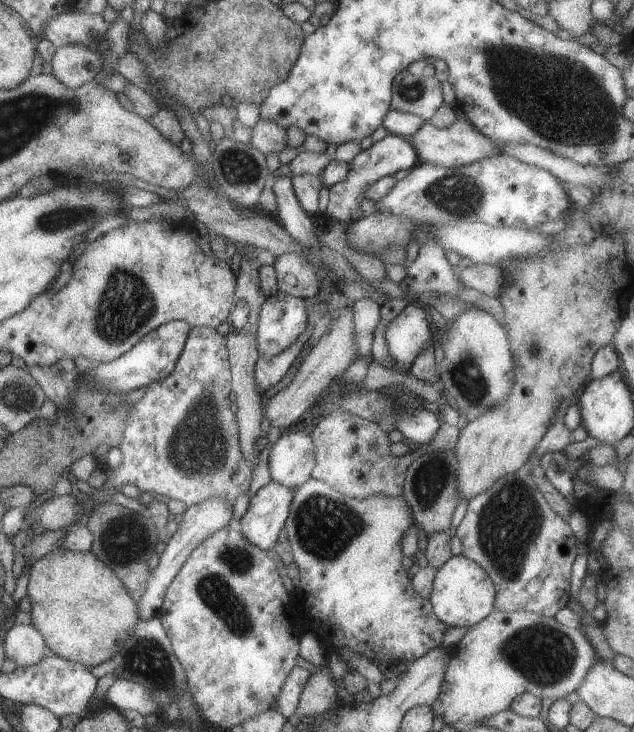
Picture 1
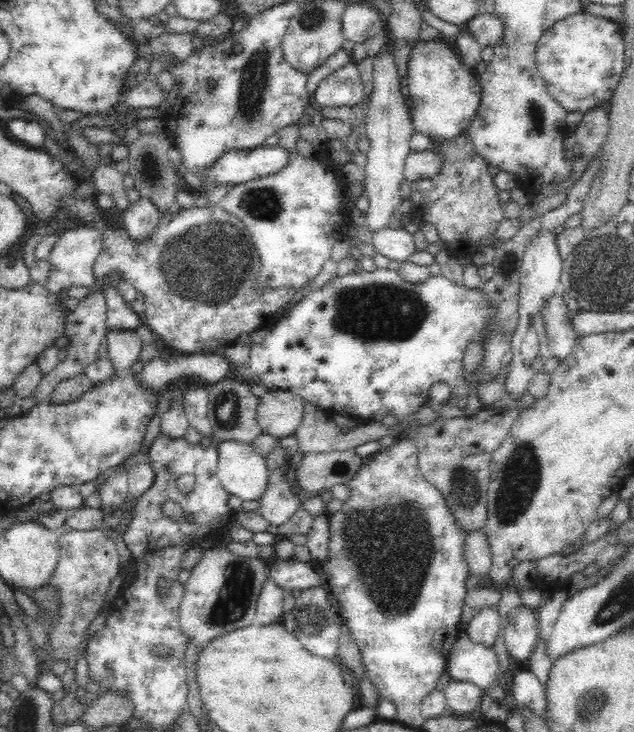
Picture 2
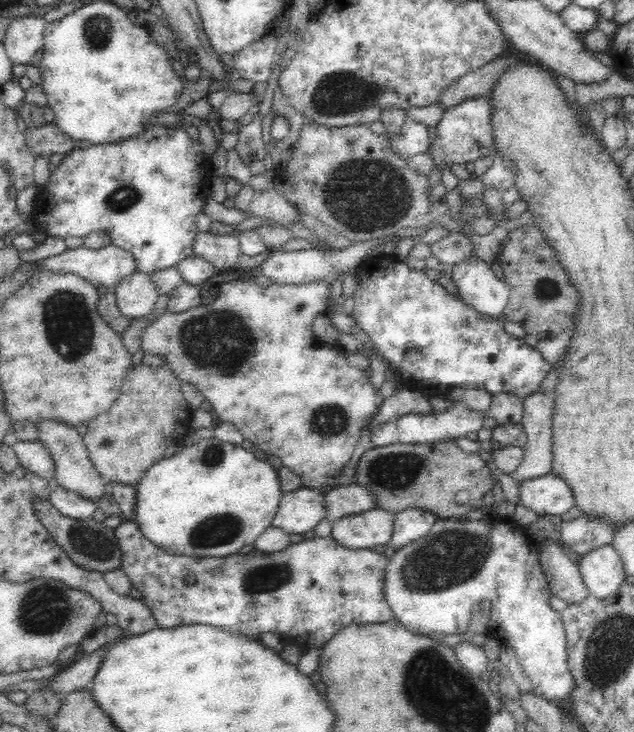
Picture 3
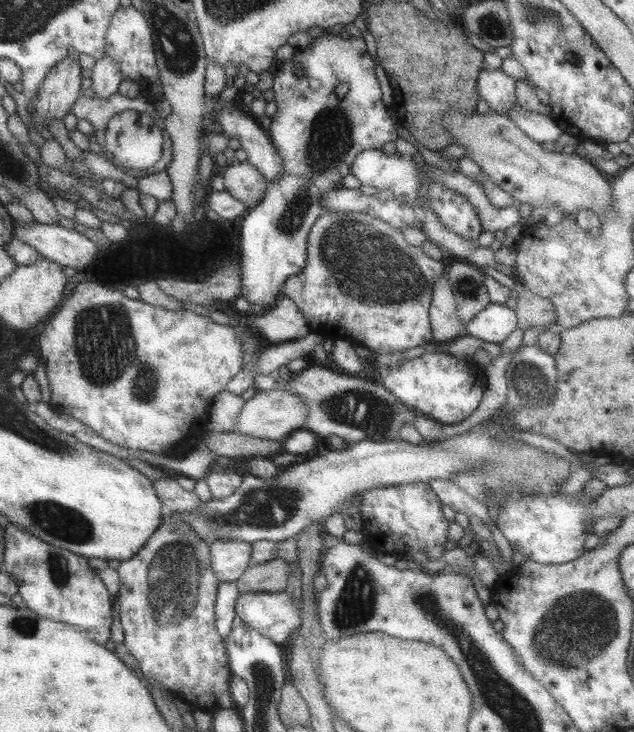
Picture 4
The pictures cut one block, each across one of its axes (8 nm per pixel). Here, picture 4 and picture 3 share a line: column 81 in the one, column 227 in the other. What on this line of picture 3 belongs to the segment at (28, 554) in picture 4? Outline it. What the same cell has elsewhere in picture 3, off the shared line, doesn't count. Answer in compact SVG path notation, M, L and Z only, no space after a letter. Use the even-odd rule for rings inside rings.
M122 520L117 528L113 530L116 542L118 543L121 552L120 568L129 576L130 581L133 583L133 587L141 590L143 600L146 606L152 611L156 624L160 624L165 628L176 628L176 626L215 626L216 628L226 628L231 634L239 634L240 636L246 636L250 640L258 639L263 632L276 632L279 635L284 634L288 638L292 638L294 644L300 644L300 646L308 646L308 648L321 647L337 630L343 628L351 622L358 624L364 623L381 623L386 621L395 621L392 611L389 610L386 604L382 586L384 586L384 575L387 570L387 559L389 554L378 553L372 551L372 549L364 550L348 550L343 546L340 546L337 542L334 542L329 537L312 538L312 540L304 540L304 542L298 542L298 544L290 544L286 546L284 550L278 552L264 554L253 550L247 555L236 555L226 557L196 557L196 556L180 556L176 554L170 554L161 548L158 548L155 544L152 544L144 535L140 532L138 525L134 521Z

